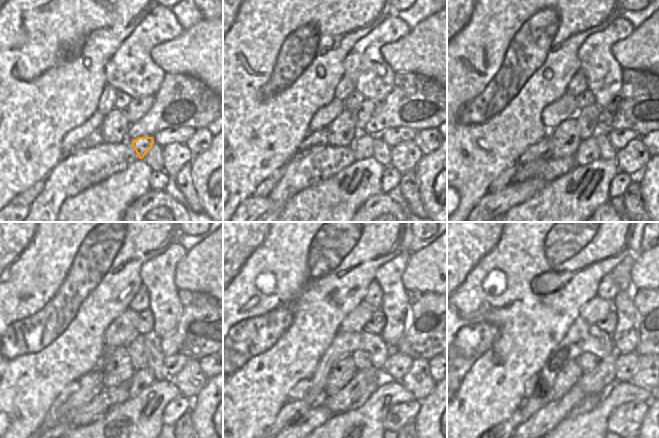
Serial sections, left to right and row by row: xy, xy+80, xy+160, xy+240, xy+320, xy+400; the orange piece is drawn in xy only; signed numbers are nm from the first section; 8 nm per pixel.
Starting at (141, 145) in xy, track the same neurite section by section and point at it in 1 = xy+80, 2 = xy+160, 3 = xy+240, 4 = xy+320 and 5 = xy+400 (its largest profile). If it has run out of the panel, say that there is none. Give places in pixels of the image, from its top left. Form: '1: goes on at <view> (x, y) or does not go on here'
1: goes on at xy+80 (363, 147)
2: goes on at xy+160 (588, 151)
3: goes on at xy+240 (142, 378)
4: goes on at xy+320 (371, 388)
5: goes on at xy+400 (591, 400)

